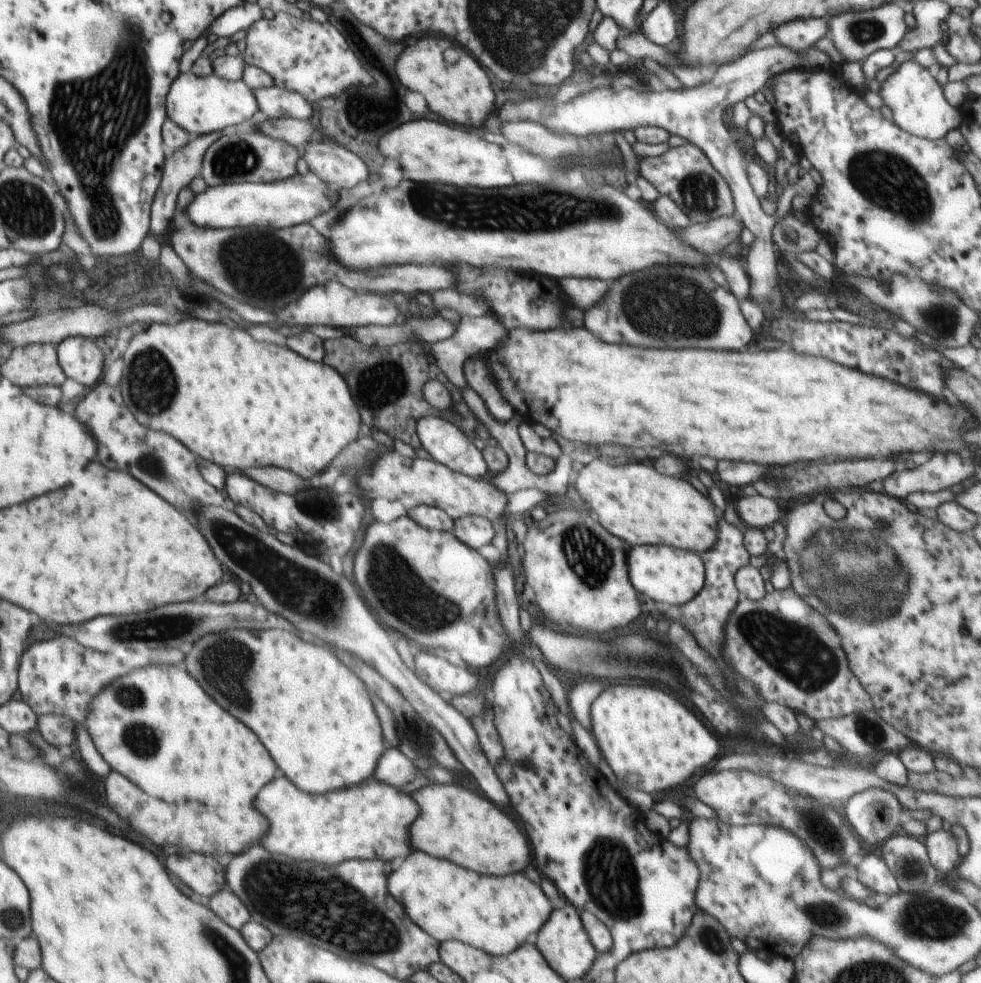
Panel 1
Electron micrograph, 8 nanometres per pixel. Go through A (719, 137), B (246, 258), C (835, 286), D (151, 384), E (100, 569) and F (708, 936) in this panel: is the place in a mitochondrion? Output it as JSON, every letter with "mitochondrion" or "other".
{"A":"other","B":"mitochondrion","C":"other","D":"mitochondrion","E":"other","F":"mitochondrion"}

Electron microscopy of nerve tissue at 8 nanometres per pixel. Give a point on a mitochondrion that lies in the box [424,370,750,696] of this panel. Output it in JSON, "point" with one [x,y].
{"point":[589,557]}

